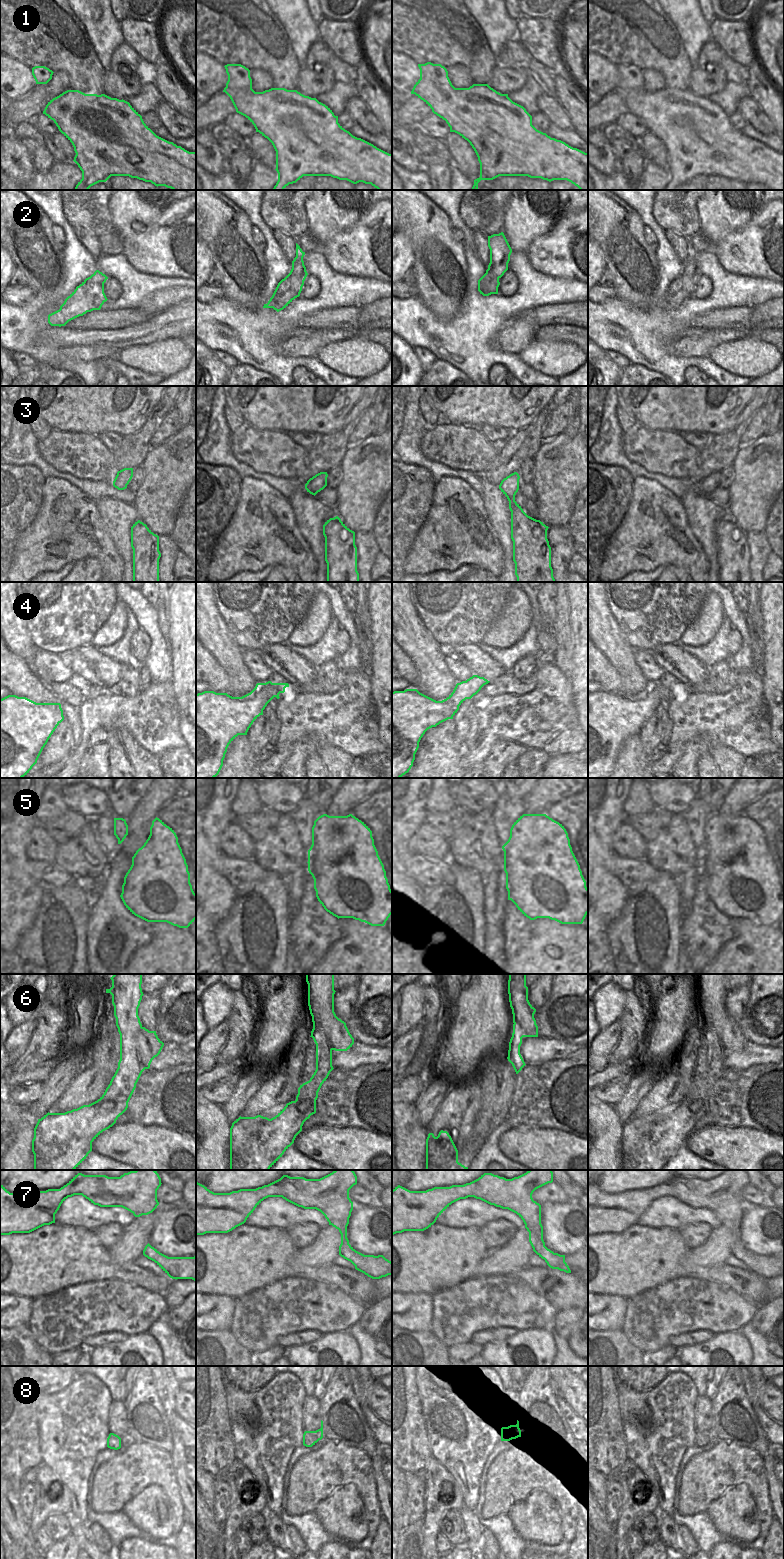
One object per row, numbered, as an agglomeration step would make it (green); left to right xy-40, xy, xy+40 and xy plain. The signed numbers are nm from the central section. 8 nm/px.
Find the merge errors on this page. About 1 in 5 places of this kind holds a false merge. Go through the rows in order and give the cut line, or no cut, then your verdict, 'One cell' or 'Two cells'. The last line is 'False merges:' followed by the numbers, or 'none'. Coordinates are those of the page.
1: No split. One cell
2: No split. One cell
3: No split. One cell
4: No split. One cell
5: No split. One cell
6: Split along xy (331, 1008), (320, 1016), (320, 1025), (333, 1049). Two cells
7: No split. One cell
8: No split. One cell
False merges: 6

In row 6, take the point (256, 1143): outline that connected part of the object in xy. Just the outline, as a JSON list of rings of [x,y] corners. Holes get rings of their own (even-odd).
[[[306,974],[308,1006],[312,1016],[311,1036],[316,1044],[316,1070],[309,1081],[298,1088],[295,1101],[291,1101],[273,1118],[261,1115],[239,1117],[230,1128],[230,1170],[269,1170],[294,1143],[304,1122],[316,1113],[316,1100],[322,1084],[334,1069],[332,1046],[320,1024],[320,1016],[334,1009],[334,974]]]

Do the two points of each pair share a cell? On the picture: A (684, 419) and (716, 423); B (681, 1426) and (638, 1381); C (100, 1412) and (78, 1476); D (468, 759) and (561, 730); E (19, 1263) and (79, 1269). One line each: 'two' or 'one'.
A: one
B: two
C: one
D: one
E: one

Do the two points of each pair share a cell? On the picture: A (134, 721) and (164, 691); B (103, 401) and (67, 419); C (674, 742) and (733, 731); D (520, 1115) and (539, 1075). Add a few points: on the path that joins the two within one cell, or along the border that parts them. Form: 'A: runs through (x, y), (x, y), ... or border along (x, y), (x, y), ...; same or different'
A: runs through (142, 713), (156, 699); same
B: runs through (94, 401), (85, 401), (76, 410); same
C: runs through (689, 729), (718, 729); same
D: runs through (530, 1105), (539, 1096), (539, 1085); same

